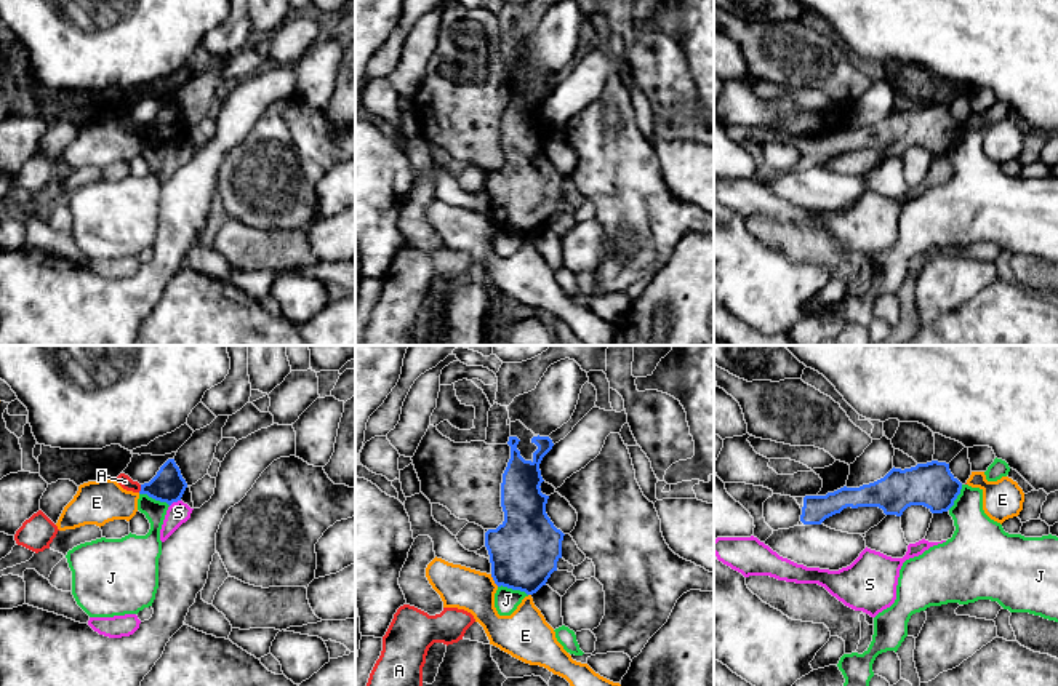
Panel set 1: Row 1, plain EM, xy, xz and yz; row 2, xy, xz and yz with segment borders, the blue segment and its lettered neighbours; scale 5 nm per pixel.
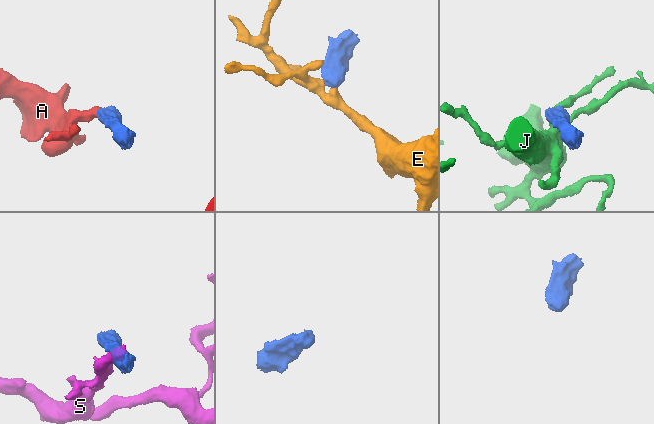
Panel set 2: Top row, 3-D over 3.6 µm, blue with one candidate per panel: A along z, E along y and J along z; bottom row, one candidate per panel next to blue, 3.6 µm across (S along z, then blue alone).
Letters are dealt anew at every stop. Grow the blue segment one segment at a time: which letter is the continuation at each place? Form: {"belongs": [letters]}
{"belongs": []}

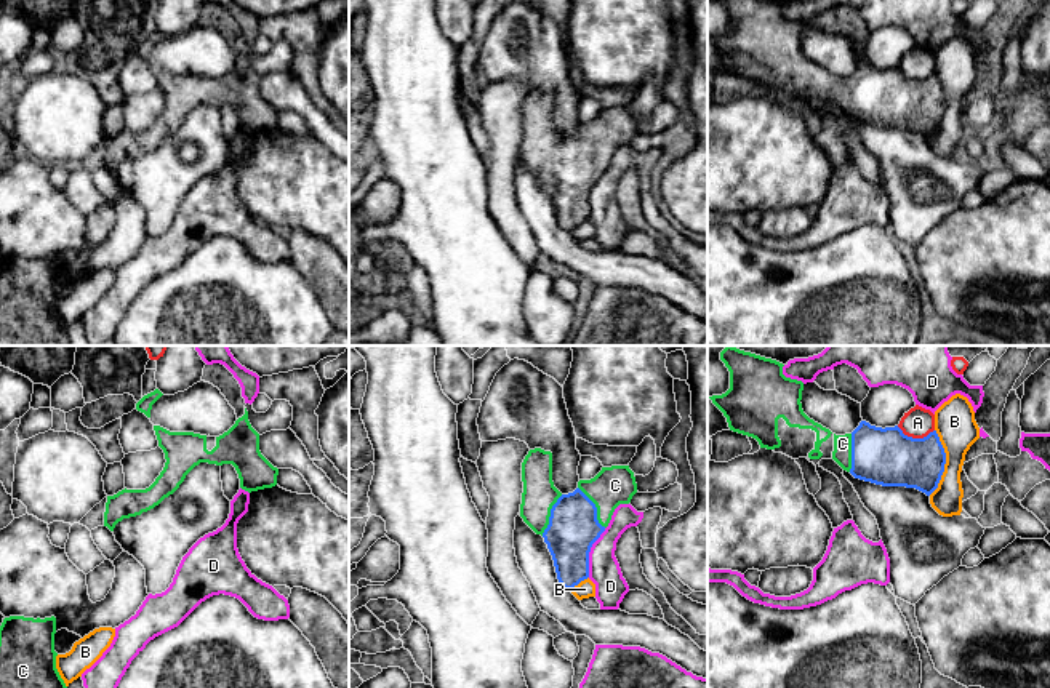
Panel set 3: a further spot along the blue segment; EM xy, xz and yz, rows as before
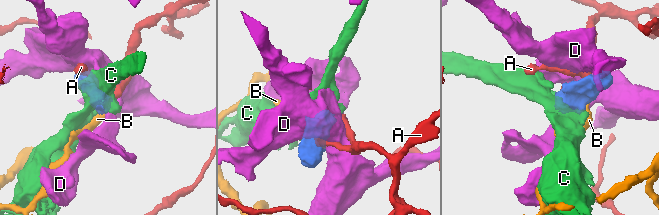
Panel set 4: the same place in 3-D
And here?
{"belongs": ["C"]}

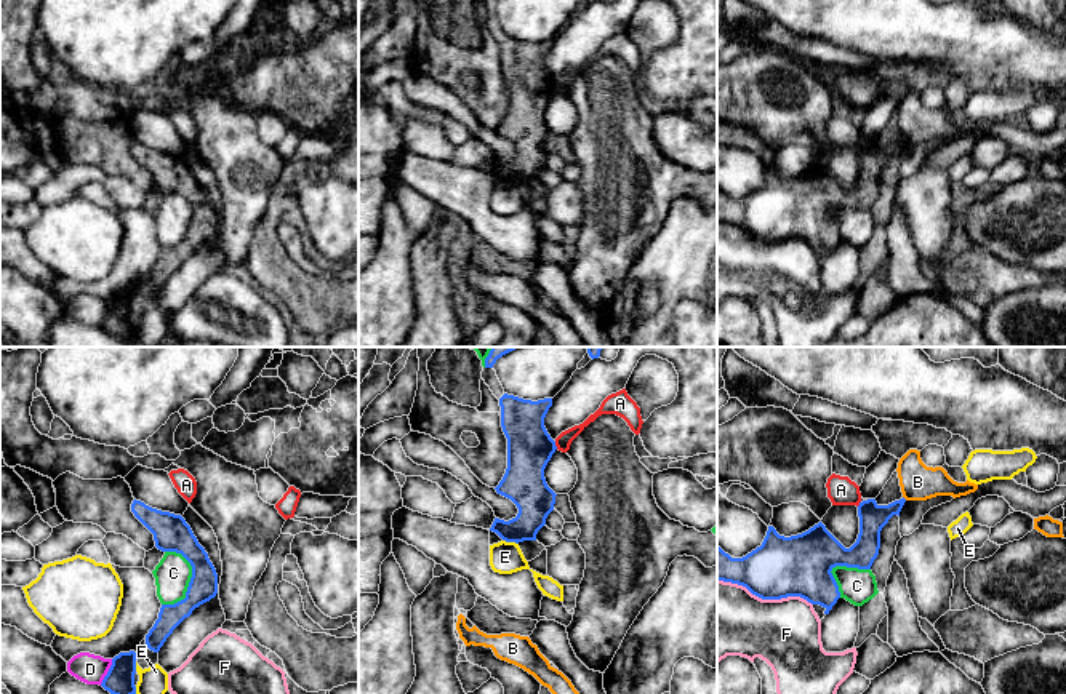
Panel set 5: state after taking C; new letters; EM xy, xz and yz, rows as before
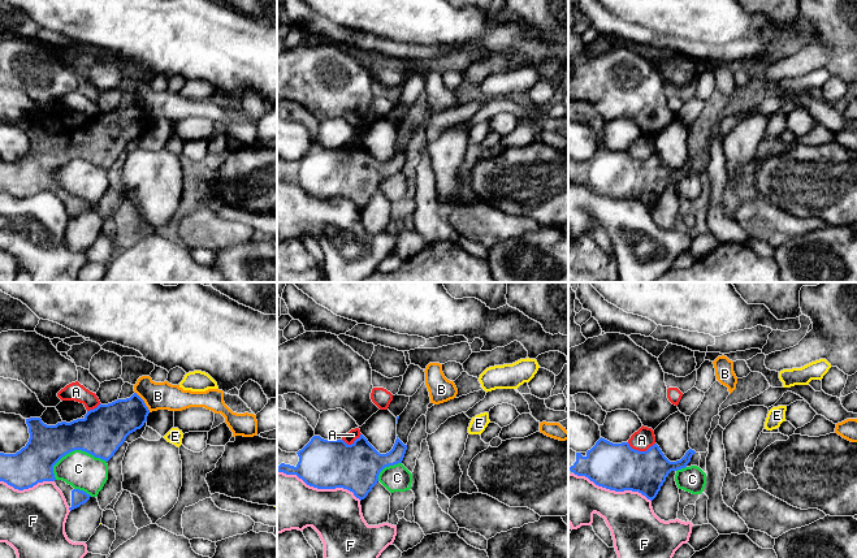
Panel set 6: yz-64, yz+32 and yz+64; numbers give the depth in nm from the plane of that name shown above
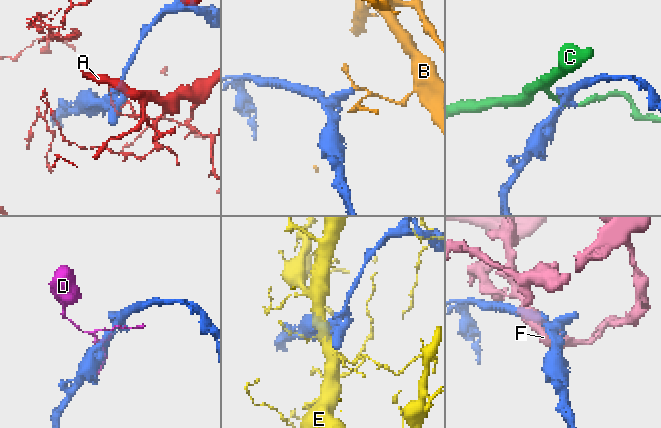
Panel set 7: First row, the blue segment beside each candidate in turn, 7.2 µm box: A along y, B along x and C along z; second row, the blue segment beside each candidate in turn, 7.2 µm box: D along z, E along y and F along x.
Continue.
{"belongs": []}

